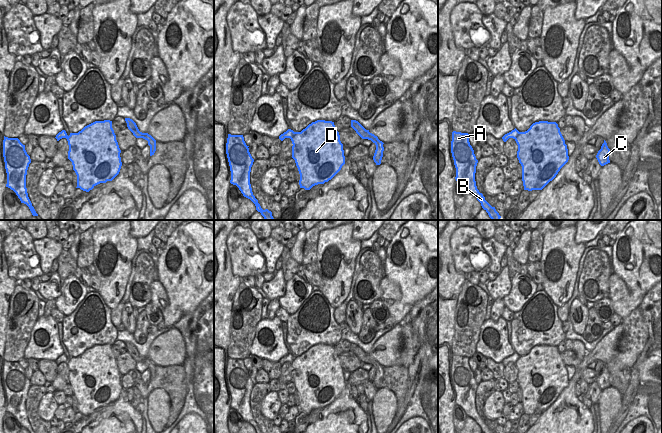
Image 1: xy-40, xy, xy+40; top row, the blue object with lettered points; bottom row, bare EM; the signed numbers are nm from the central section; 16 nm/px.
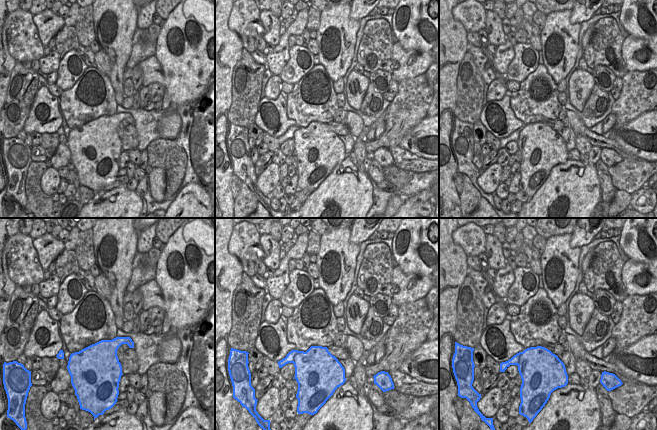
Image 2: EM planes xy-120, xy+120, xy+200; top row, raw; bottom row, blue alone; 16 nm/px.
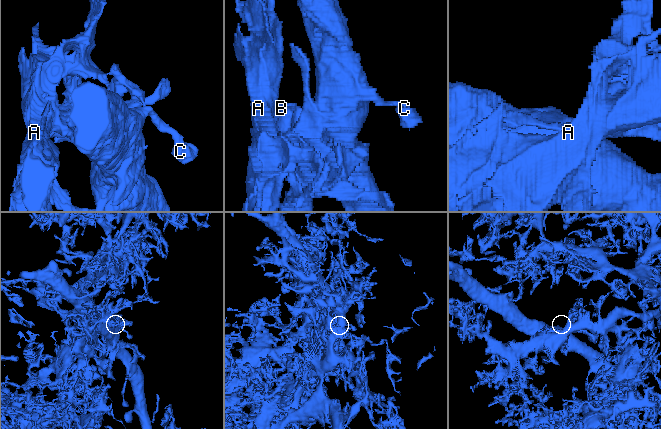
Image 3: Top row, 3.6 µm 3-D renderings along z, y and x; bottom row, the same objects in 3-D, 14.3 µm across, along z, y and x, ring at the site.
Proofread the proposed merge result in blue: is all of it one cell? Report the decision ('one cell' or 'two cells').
two cells

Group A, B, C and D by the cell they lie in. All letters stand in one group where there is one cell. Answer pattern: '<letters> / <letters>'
A B / C D

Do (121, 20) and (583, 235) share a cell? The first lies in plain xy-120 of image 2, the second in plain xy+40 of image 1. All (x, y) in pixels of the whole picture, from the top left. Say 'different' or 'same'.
different

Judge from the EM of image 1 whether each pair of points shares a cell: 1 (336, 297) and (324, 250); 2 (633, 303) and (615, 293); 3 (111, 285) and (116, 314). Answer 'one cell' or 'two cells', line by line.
1: one cell
2: one cell
3: two cells

